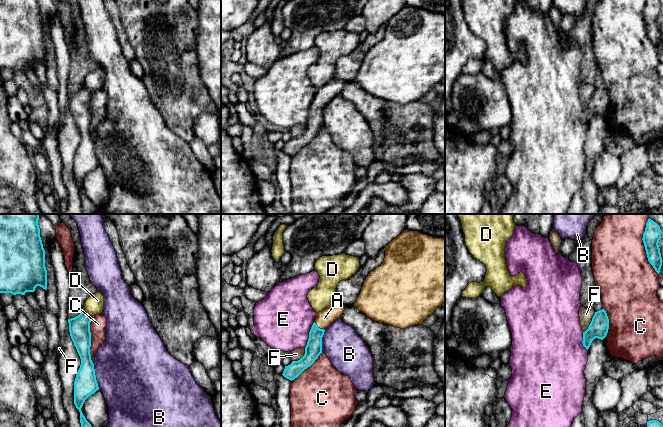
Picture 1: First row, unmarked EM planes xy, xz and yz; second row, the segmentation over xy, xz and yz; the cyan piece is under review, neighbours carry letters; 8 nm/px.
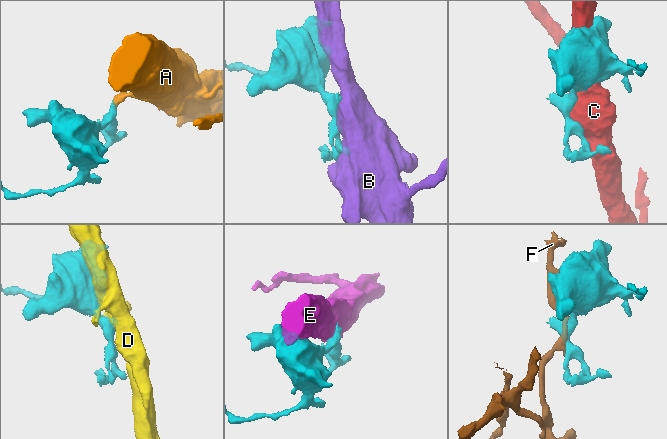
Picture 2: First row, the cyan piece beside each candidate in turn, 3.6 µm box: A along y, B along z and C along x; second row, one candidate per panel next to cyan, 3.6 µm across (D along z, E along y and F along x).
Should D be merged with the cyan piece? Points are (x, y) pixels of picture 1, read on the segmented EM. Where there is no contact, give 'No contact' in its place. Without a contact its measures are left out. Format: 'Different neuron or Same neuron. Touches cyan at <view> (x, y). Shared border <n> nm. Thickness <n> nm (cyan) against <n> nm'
Different neuron. Touches cyan at xy (86, 313). Shared border 70 nm. Thickness 180 nm (cyan) against 150 nm

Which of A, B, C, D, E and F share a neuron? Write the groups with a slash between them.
A / B / C / D / E / F

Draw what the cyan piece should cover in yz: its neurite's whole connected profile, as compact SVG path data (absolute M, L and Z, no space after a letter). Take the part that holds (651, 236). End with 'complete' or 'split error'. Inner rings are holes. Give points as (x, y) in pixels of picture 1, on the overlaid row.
M649 218L646 223L642 240L645 246L648 261L658 274L662 266L662 257L658 245L660 238L660 226Z | complete

